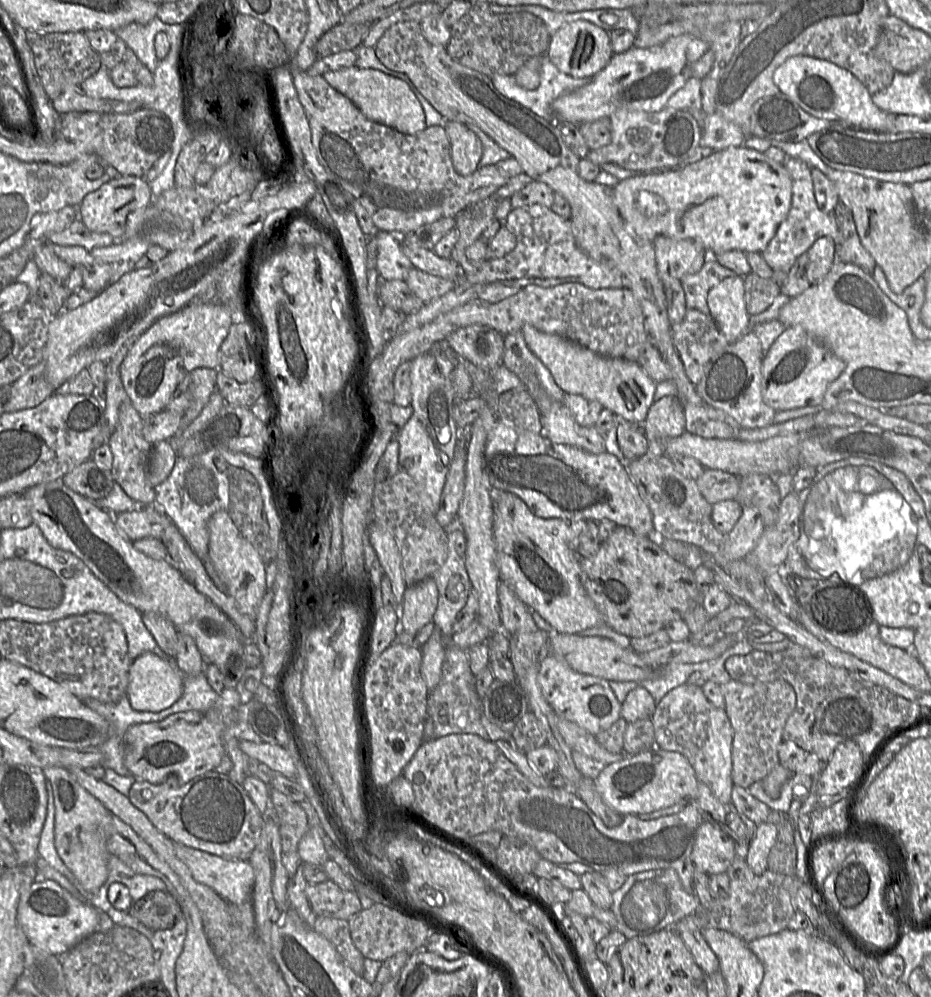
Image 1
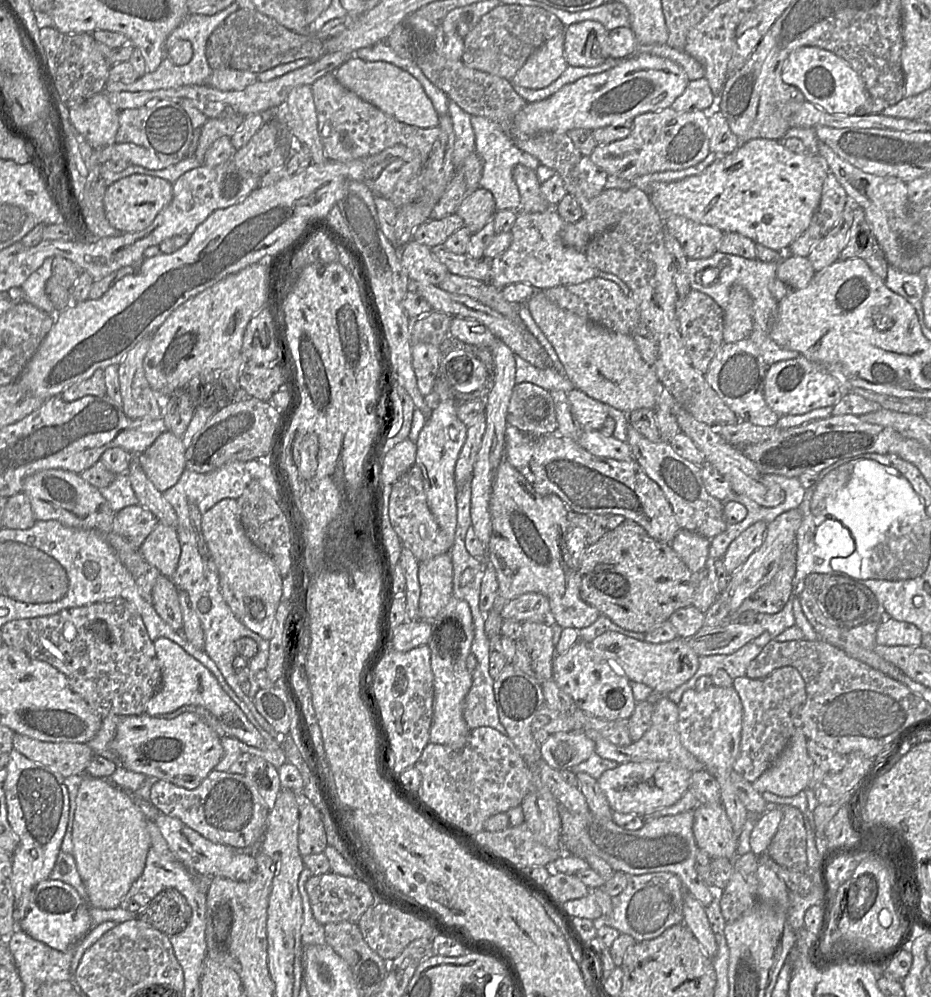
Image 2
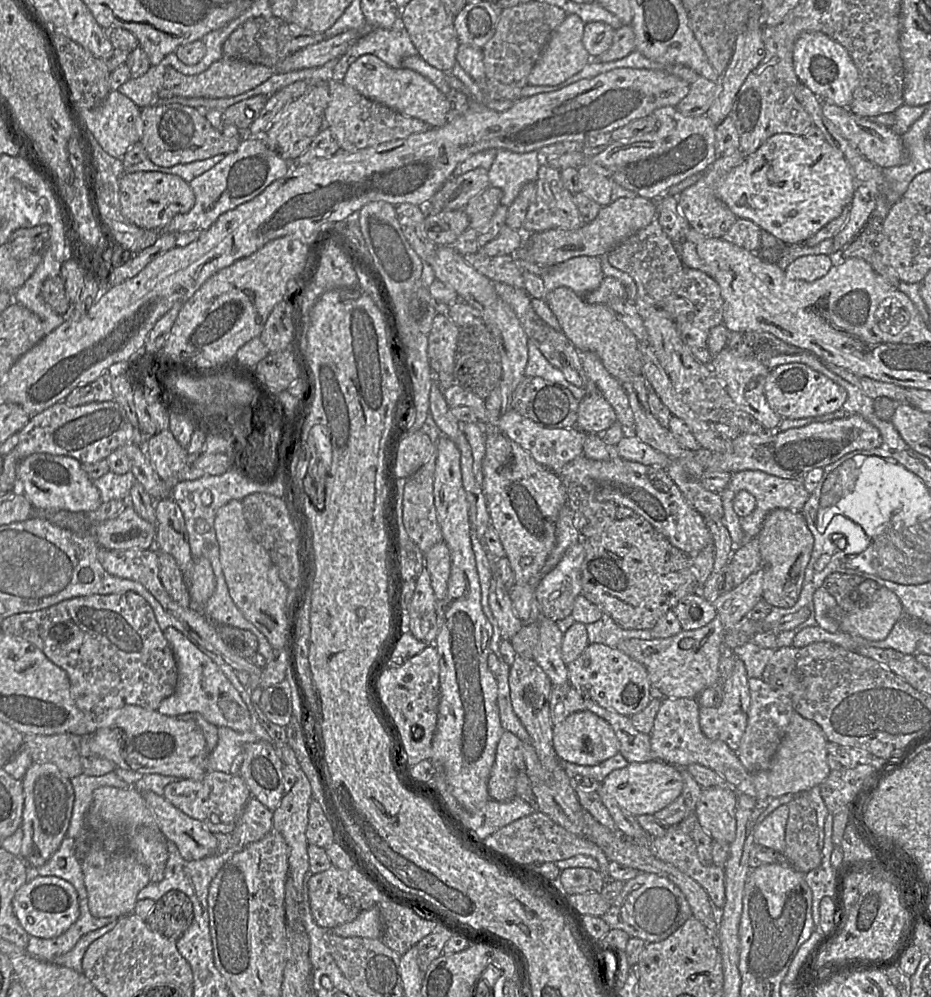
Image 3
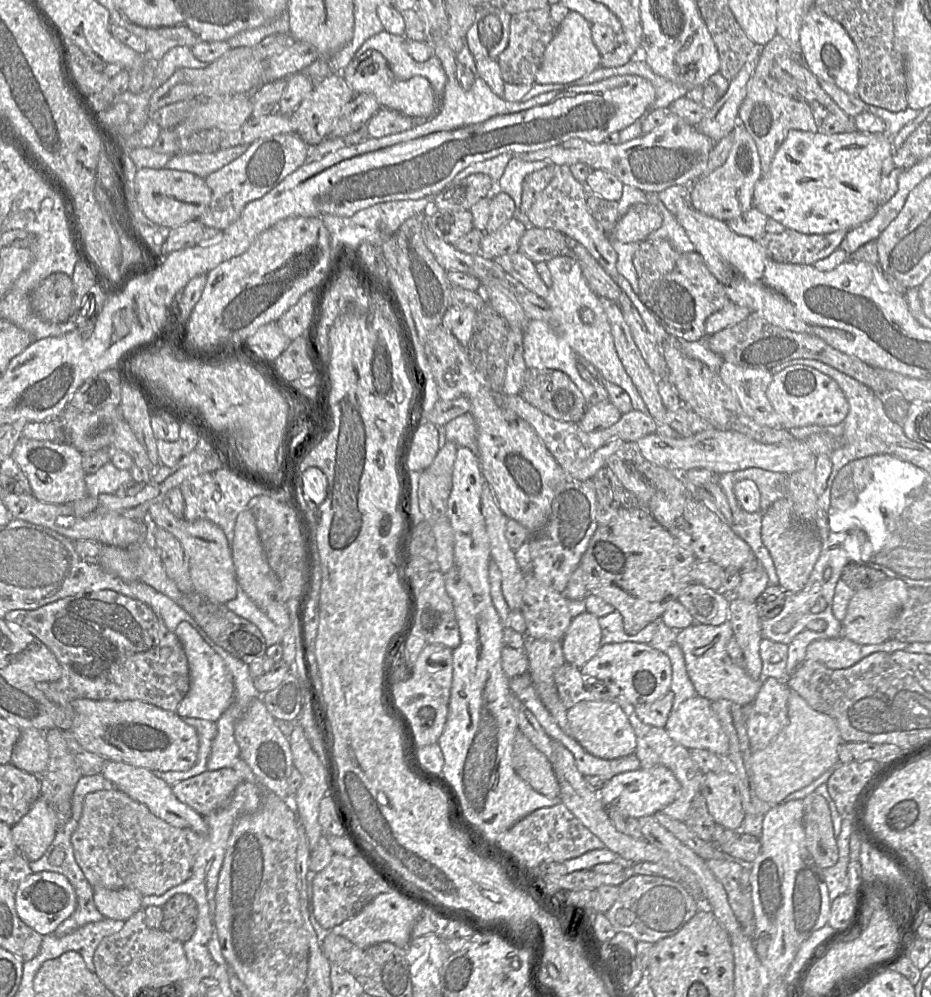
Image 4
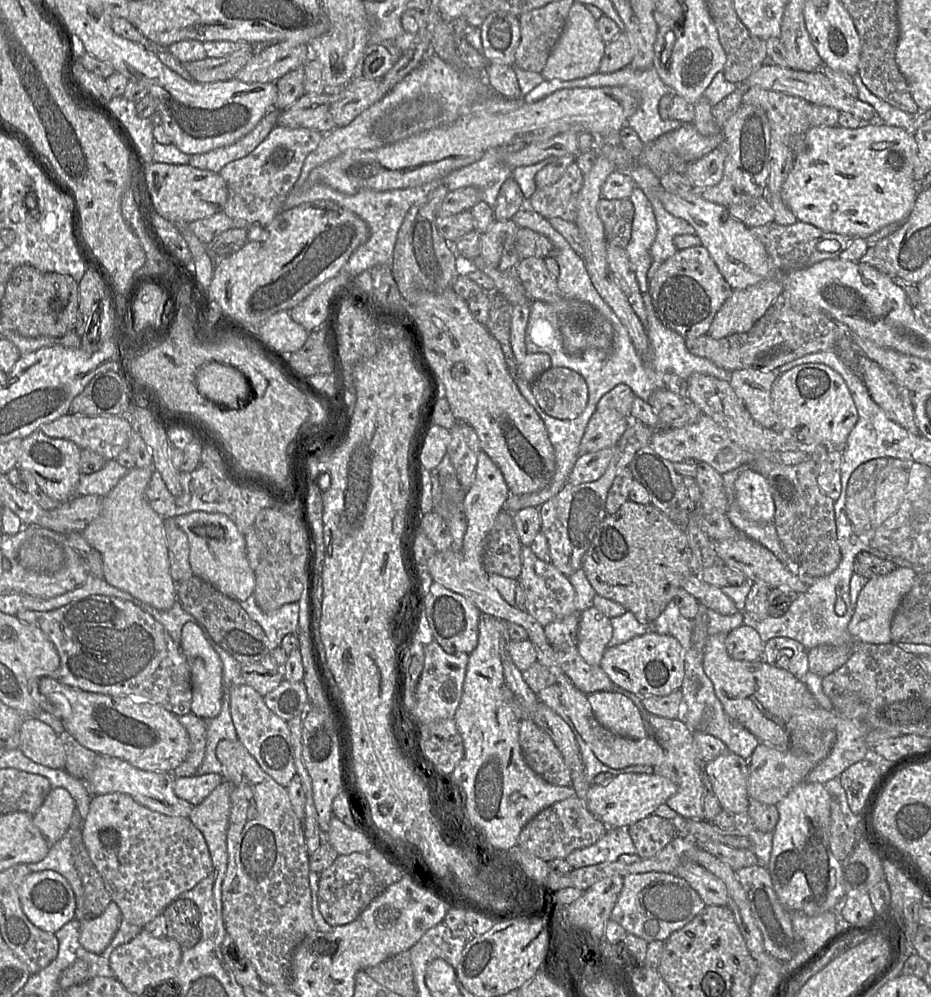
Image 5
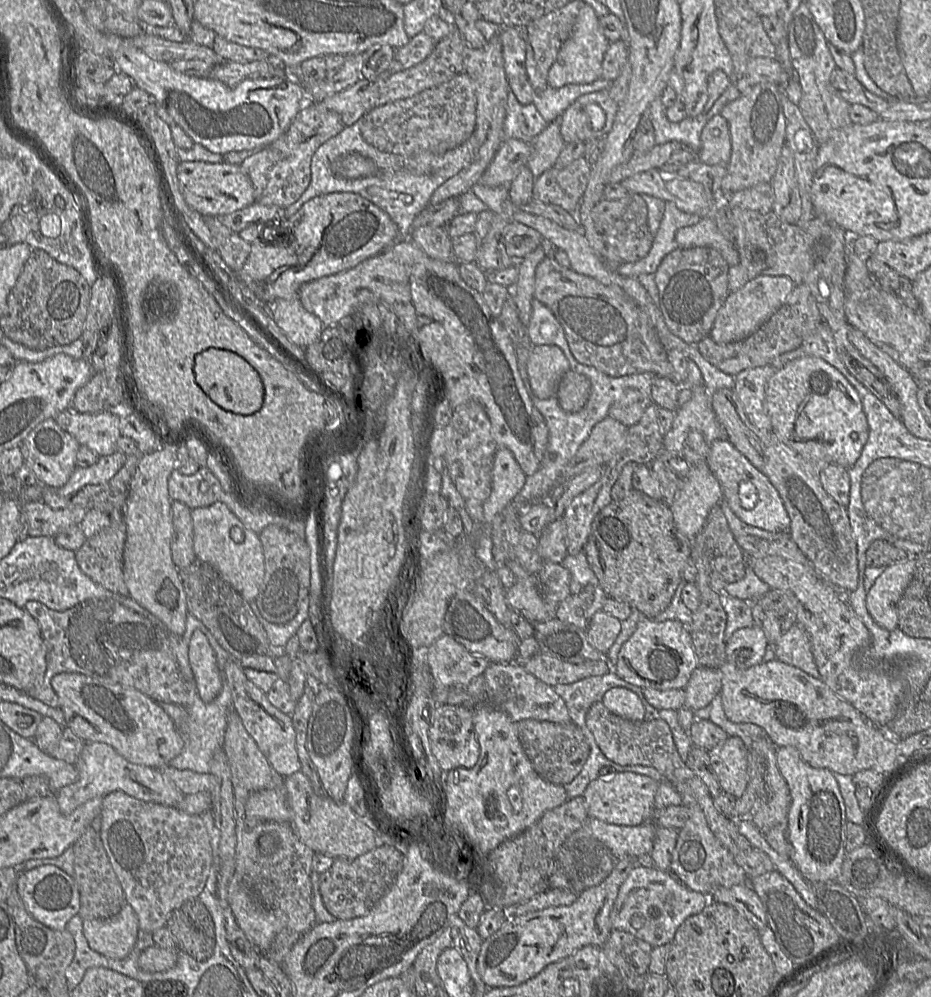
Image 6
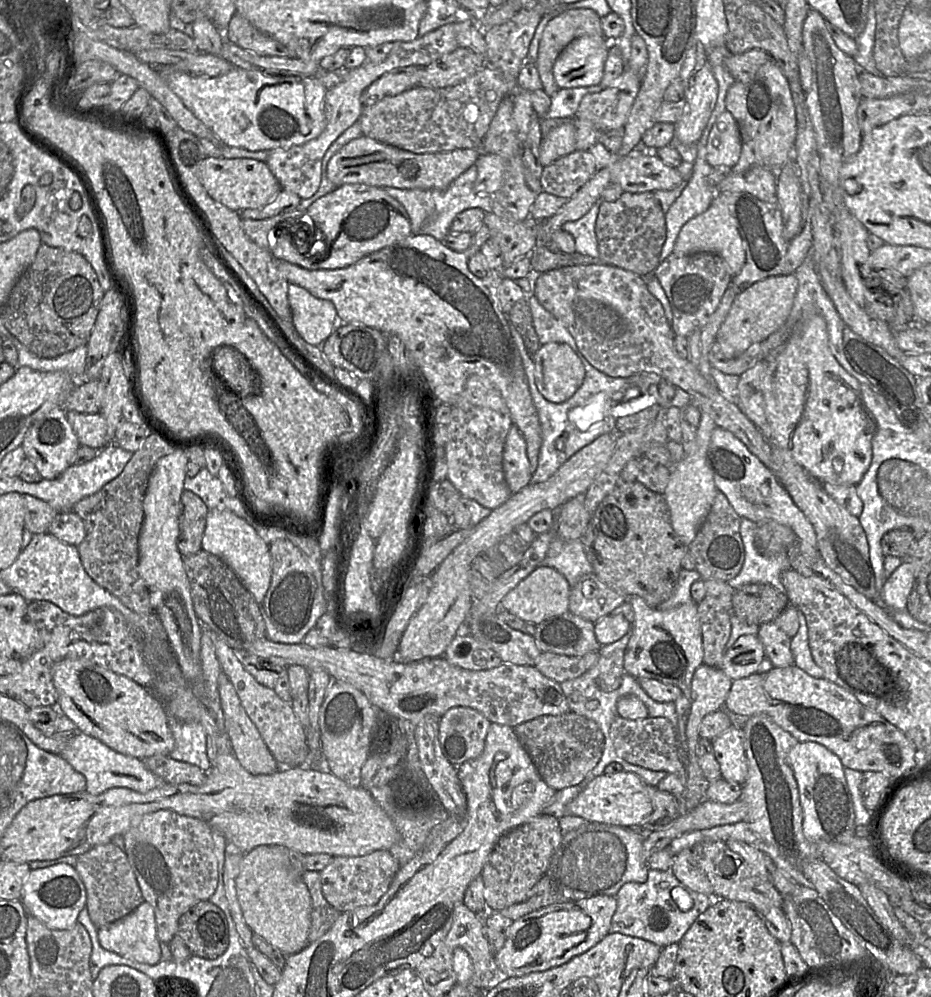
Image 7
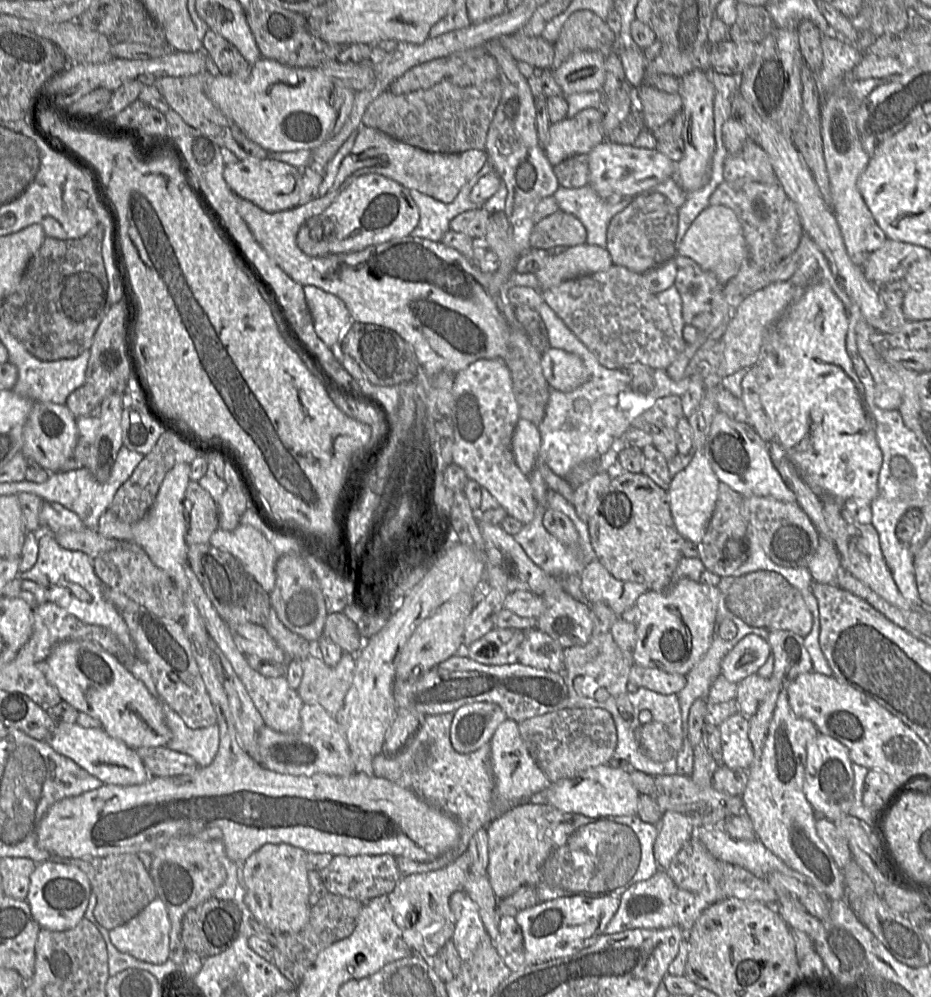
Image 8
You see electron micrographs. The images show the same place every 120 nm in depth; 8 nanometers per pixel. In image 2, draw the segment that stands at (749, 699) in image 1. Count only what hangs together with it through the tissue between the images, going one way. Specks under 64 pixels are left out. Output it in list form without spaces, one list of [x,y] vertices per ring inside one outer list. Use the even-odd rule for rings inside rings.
[[[786,666],[762,679],[735,678],[732,687],[743,707],[739,753],[733,770],[752,784],[774,763],[795,732],[792,717],[805,702],[805,682],[797,669]]]

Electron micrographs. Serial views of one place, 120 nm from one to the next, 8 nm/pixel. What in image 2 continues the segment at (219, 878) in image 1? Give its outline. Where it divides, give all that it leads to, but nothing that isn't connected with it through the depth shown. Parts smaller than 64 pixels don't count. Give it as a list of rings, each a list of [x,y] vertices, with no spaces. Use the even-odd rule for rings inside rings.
[[[159,813],[155,819],[168,848],[187,868],[204,876],[224,877],[235,881],[248,881],[256,871],[254,854],[244,853],[239,849],[214,843],[185,825],[180,819]]]

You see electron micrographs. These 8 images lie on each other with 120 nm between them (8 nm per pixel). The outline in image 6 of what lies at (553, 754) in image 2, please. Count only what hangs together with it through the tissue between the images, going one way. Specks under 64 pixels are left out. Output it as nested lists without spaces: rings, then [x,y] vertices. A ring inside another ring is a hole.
[[[614,687],[605,692],[601,702],[613,714],[630,721],[641,721],[645,708],[638,695],[623,687]]]

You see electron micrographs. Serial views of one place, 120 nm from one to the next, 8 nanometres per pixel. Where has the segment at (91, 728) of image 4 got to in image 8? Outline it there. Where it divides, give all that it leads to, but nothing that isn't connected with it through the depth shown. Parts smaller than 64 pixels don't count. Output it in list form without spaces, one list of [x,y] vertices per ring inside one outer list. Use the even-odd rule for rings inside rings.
[[[70,640],[55,645],[45,663],[48,682],[62,700],[79,712],[100,720],[102,729],[132,749],[166,746],[171,739],[163,710],[144,683],[114,656],[86,640]]]

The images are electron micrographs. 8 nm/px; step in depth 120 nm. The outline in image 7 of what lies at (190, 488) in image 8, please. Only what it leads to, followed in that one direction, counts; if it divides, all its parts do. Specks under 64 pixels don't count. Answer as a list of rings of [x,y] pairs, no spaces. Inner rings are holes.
[[[191,491],[181,495],[182,513],[177,547],[183,557],[201,550],[201,542],[206,527],[208,507],[202,499]]]

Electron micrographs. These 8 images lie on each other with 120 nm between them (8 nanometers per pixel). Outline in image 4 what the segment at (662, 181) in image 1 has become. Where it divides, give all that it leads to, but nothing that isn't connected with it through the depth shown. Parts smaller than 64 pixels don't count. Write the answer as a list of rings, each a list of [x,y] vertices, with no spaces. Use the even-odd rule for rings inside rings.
[[[791,130],[777,150],[768,174],[763,175],[755,185],[753,207],[786,229],[803,234],[828,234],[853,229],[872,218],[878,210],[883,164],[893,153],[892,138],[887,134],[855,131],[826,135],[819,131]]]

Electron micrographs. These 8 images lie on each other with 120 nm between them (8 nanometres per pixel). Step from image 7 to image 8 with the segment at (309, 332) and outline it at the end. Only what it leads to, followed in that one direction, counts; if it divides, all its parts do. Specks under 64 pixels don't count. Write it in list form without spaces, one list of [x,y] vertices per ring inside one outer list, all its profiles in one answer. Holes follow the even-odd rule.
[[[303,286],[303,291],[316,334],[328,347],[337,348],[344,331],[352,322],[346,305],[337,296],[315,286]]]

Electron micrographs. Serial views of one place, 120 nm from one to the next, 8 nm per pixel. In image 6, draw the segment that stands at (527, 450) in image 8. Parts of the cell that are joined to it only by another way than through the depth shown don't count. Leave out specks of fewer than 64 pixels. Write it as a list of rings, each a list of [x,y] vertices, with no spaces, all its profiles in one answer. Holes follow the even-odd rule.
[[[499,447],[494,455],[491,494],[482,503],[484,525],[489,525],[512,503],[526,479],[513,453],[506,447]]]

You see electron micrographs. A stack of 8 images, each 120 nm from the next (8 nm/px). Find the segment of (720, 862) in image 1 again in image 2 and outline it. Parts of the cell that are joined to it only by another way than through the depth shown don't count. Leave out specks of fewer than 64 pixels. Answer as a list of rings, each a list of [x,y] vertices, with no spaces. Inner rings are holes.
[[[721,802],[698,804],[692,831],[697,848],[711,859],[731,859],[734,855],[735,834]]]

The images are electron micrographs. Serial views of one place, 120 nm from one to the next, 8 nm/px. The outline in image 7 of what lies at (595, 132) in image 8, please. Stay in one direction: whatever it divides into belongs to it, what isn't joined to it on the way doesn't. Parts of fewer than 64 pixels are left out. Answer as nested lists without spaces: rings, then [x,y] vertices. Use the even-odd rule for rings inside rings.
[[[575,121],[553,128],[543,138],[540,148],[540,162],[543,167],[549,166],[559,158],[576,150],[575,145]]]

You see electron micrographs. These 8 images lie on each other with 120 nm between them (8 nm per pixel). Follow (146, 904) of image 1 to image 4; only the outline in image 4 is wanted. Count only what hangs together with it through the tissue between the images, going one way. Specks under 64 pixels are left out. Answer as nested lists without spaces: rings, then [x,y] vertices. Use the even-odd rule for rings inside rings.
[[[175,894],[162,907],[161,930],[184,944],[195,933],[198,907],[188,894]]]

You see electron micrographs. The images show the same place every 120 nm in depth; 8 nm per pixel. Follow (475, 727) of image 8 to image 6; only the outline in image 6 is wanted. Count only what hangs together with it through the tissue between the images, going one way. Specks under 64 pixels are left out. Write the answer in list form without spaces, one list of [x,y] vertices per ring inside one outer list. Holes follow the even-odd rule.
[[[438,705],[429,727],[431,750],[444,772],[453,768],[472,768],[478,761],[480,746],[473,724],[473,709],[458,705]]]

